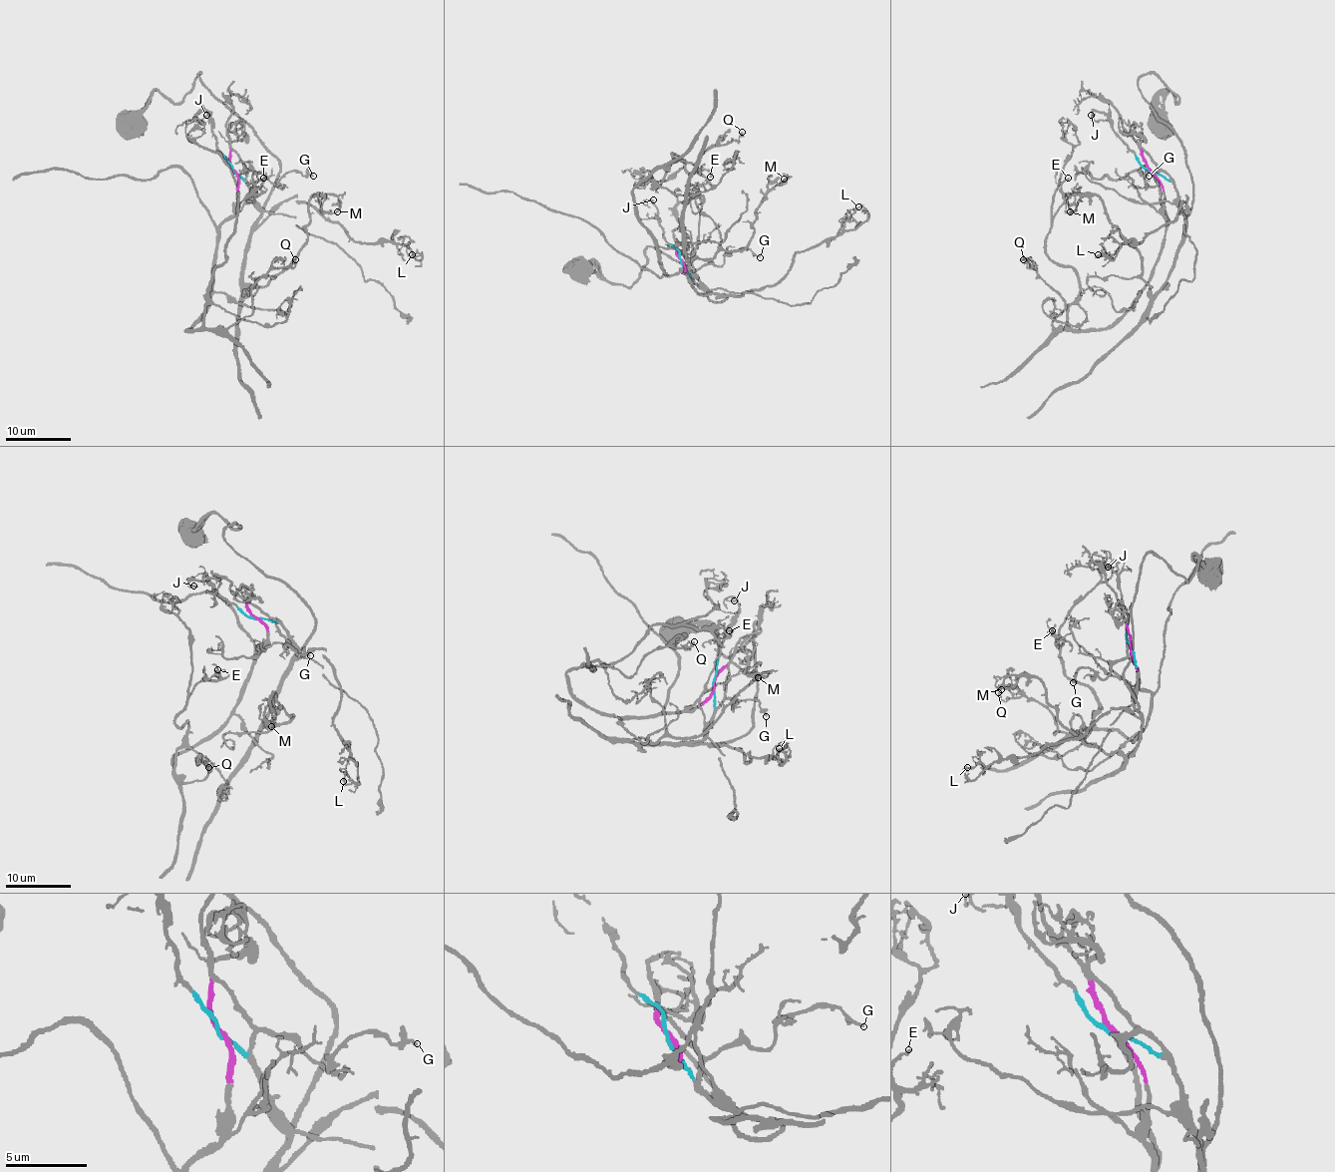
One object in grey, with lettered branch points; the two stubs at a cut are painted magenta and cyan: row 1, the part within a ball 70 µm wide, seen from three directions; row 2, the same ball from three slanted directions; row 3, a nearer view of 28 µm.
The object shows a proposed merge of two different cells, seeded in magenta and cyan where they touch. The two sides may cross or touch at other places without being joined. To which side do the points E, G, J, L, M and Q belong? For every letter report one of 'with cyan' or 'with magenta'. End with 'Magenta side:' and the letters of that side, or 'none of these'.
E: with magenta
G: with cyan
J: with cyan
L: with cyan
M: with cyan
Q: with magenta
Magenta side: E, Q

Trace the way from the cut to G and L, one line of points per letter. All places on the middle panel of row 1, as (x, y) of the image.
G: (680, 259), (691, 278), (703, 267), (711, 264), (721, 265), (726, 254), (739, 249), (752, 250), (760, 257)
L: (680, 259), (699, 285), (721, 295), (763, 290), (785, 273), (798, 252), (865, 221), (868, 212), (858, 206)

